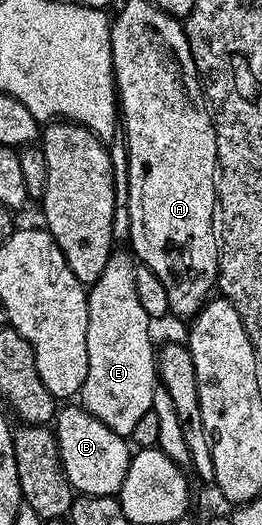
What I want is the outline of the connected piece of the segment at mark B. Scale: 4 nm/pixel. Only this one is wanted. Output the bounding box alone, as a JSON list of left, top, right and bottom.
[54,403,130,497]

